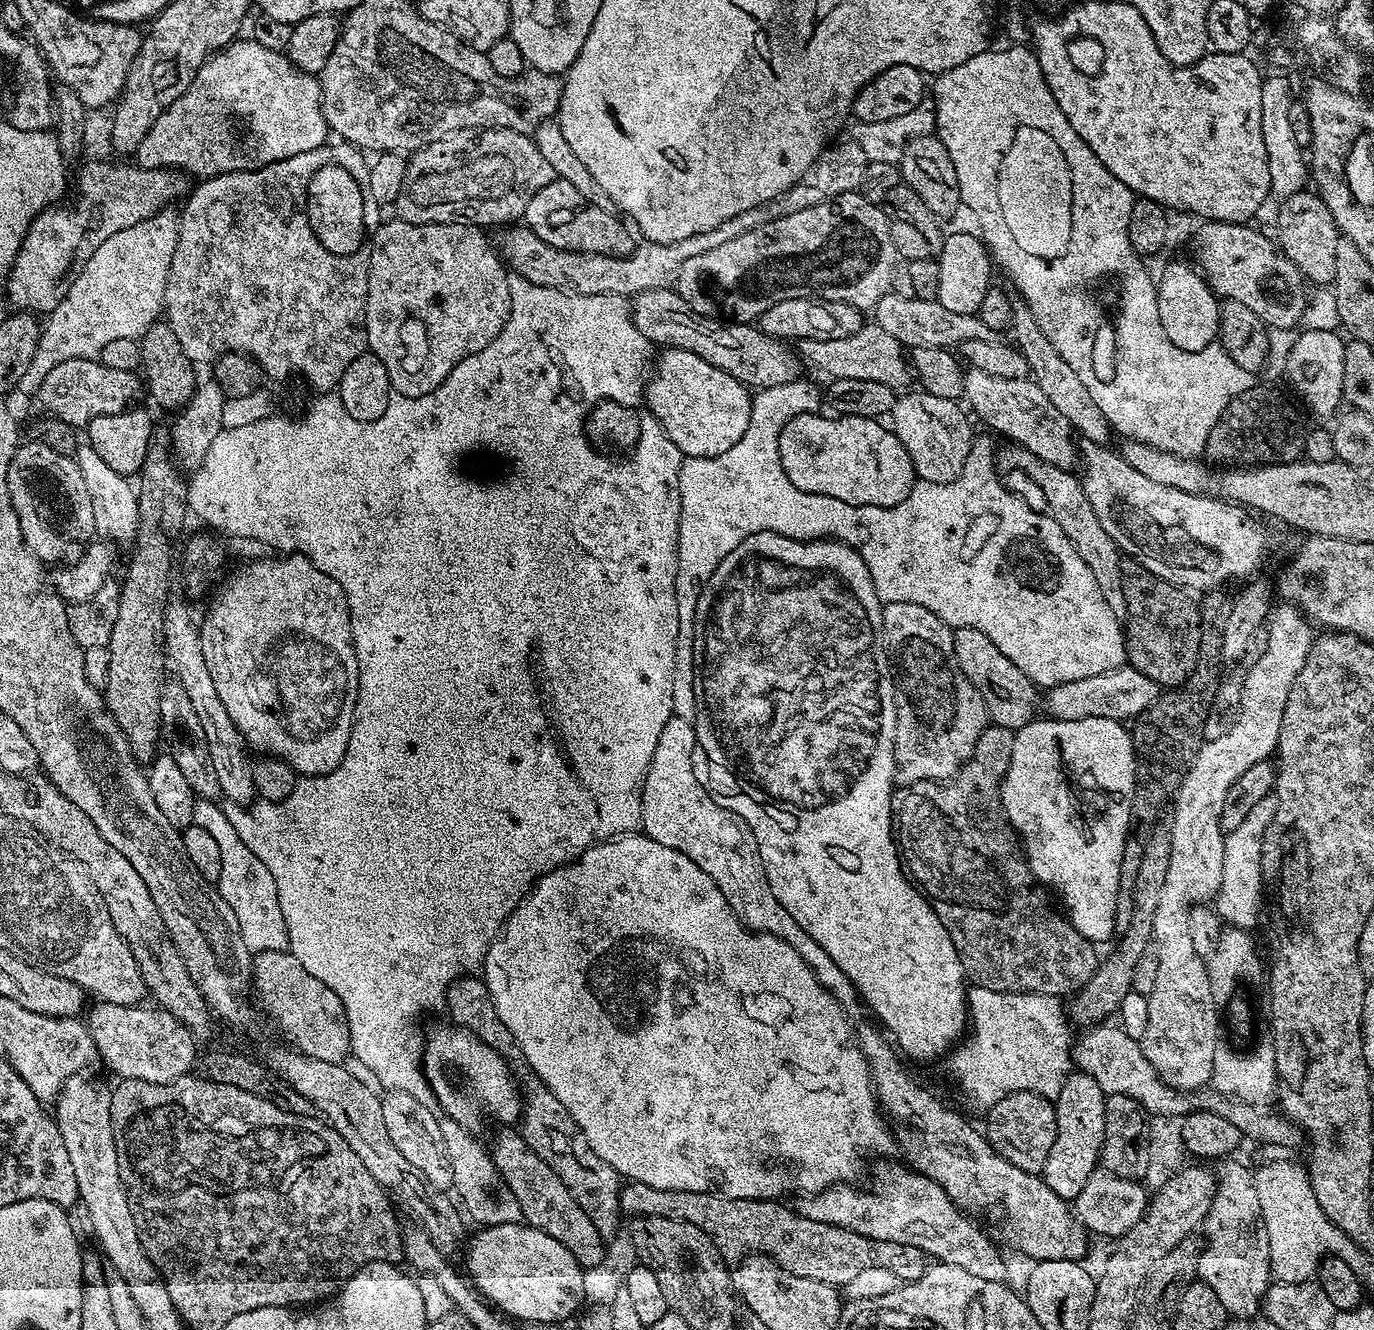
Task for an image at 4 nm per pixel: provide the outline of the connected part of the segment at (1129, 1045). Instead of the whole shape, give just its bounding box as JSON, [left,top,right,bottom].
[1072,1026,1302,1148]

